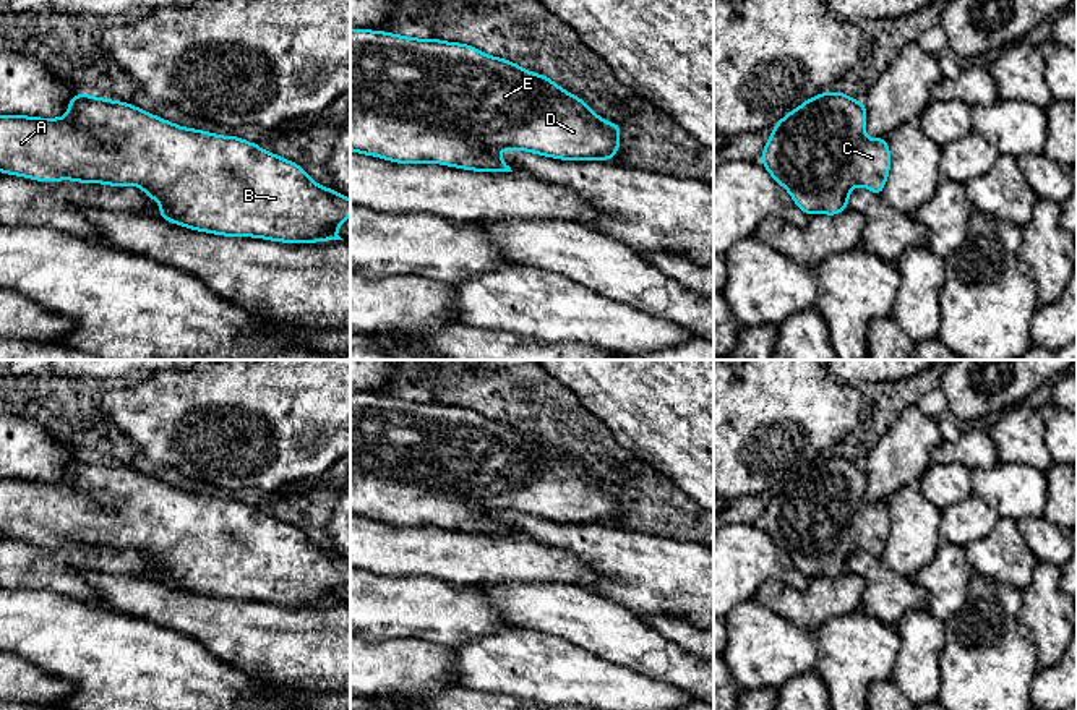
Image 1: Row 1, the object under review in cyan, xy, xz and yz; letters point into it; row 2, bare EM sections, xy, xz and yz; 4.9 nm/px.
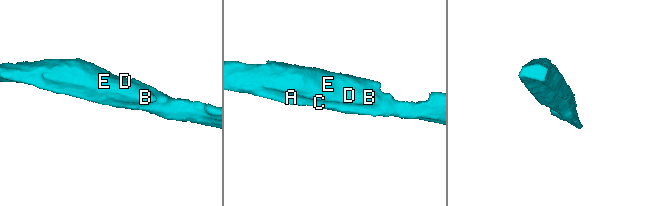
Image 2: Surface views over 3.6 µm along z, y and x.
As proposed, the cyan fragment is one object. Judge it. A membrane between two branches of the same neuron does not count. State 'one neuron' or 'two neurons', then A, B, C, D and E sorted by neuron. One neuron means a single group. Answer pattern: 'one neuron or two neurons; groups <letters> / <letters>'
one neuron; groups A B C D E

